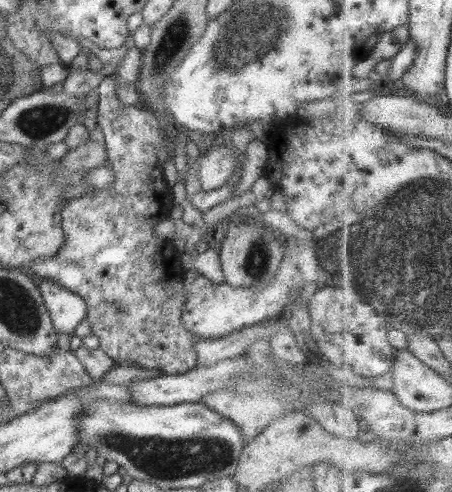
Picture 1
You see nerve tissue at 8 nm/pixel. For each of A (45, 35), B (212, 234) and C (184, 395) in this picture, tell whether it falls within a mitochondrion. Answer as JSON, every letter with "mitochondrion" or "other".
{"A":"other","B":"other","C":"other"}

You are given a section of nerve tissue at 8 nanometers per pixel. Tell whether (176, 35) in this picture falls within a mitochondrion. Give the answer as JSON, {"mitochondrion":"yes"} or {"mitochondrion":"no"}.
{"mitochondrion":"yes"}

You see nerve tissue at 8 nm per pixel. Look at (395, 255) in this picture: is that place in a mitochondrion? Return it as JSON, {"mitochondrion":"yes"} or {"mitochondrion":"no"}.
{"mitochondrion":"yes"}

